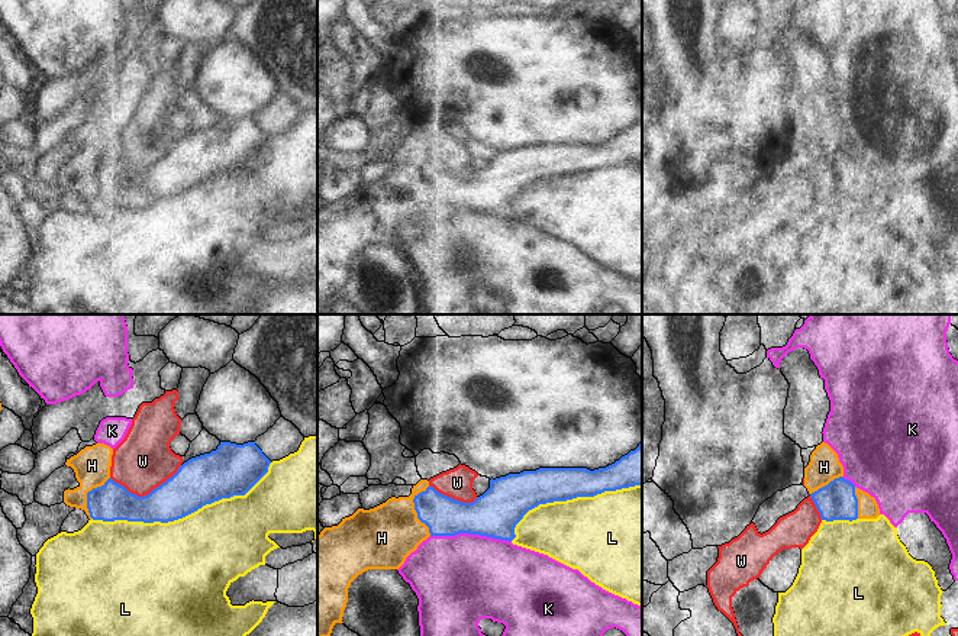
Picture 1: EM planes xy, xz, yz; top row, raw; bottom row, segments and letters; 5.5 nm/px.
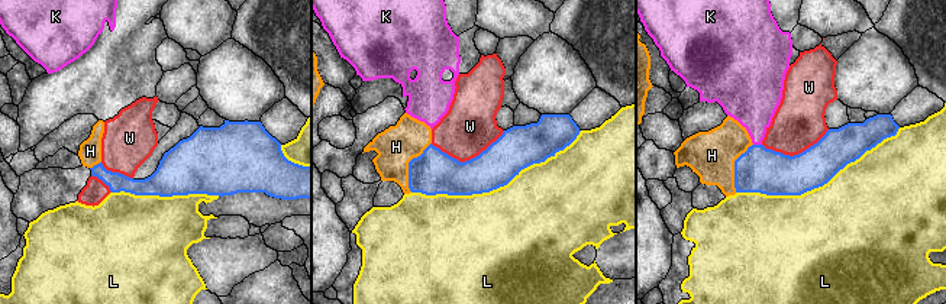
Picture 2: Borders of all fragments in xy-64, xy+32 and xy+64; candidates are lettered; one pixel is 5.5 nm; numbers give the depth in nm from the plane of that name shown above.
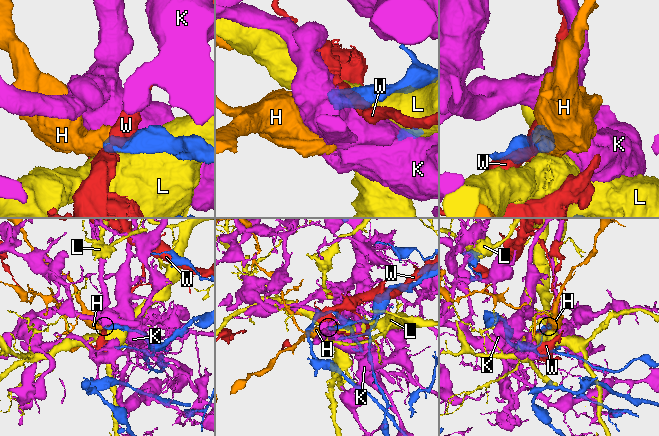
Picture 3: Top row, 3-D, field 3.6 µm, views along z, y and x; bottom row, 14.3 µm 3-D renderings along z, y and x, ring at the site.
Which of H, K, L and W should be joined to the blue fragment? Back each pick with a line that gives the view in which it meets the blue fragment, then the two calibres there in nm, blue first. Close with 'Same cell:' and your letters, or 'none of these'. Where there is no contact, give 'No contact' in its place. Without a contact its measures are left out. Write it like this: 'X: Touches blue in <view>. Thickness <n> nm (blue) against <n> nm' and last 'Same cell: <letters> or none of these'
H: Touches blue in xz. Thickness 220 nm (blue) against 340 nm
Same cell: H

